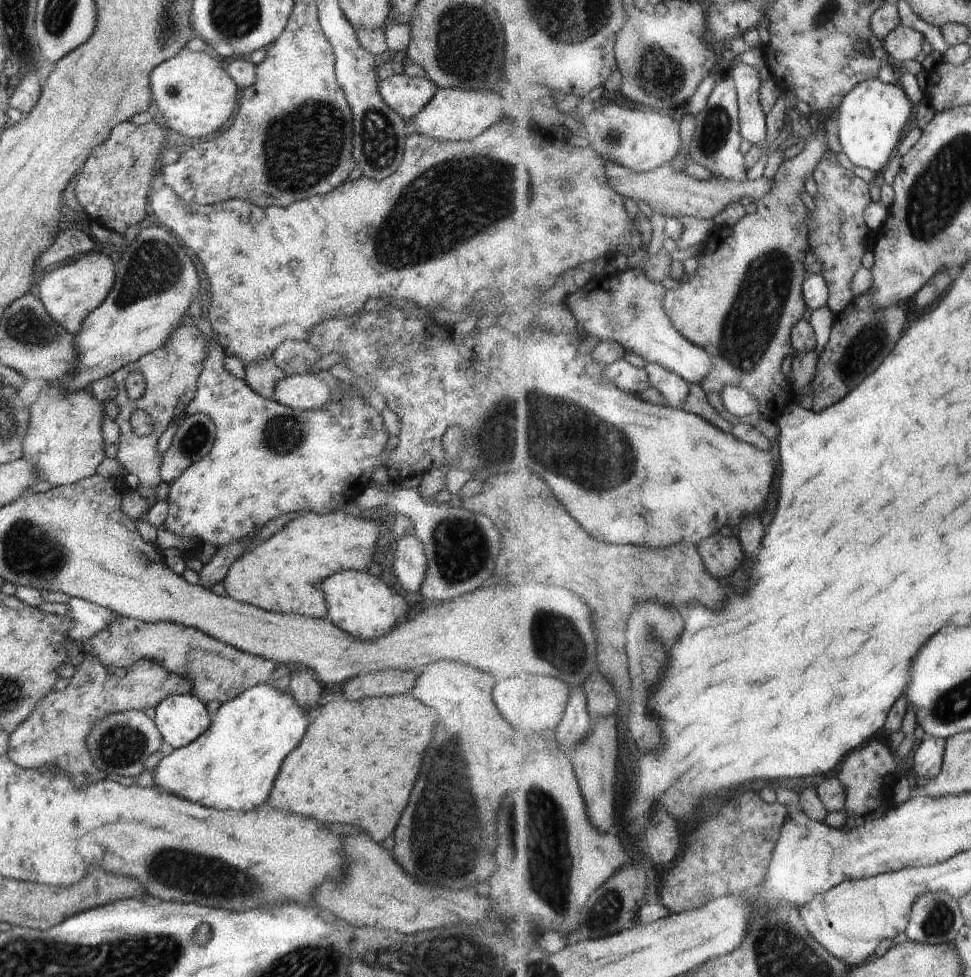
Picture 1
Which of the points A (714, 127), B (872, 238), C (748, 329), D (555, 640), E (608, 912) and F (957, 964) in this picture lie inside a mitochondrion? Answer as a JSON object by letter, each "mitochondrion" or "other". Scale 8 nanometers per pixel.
{"A":"mitochondrion","B":"other","C":"mitochondrion","D":"mitochondrion","E":"mitochondrion","F":"other"}

